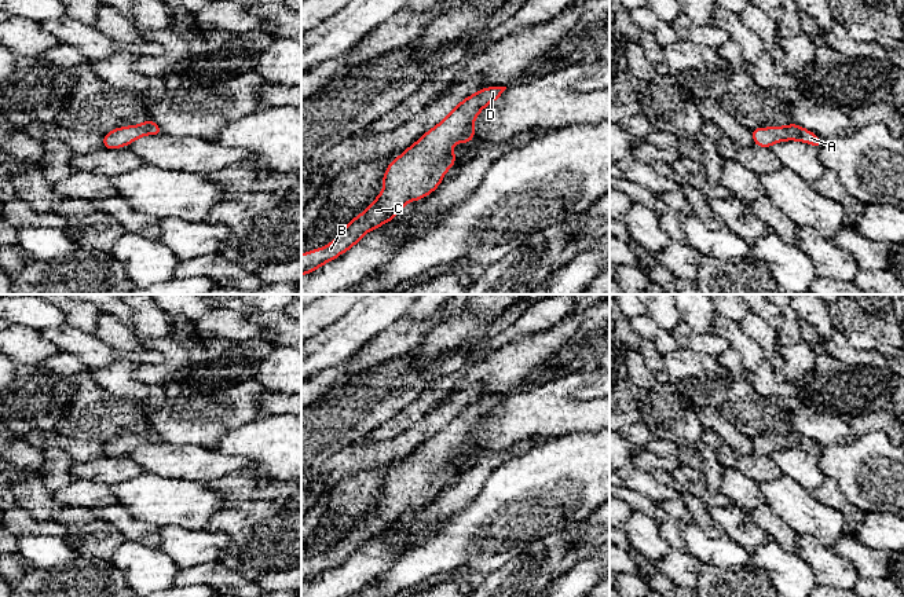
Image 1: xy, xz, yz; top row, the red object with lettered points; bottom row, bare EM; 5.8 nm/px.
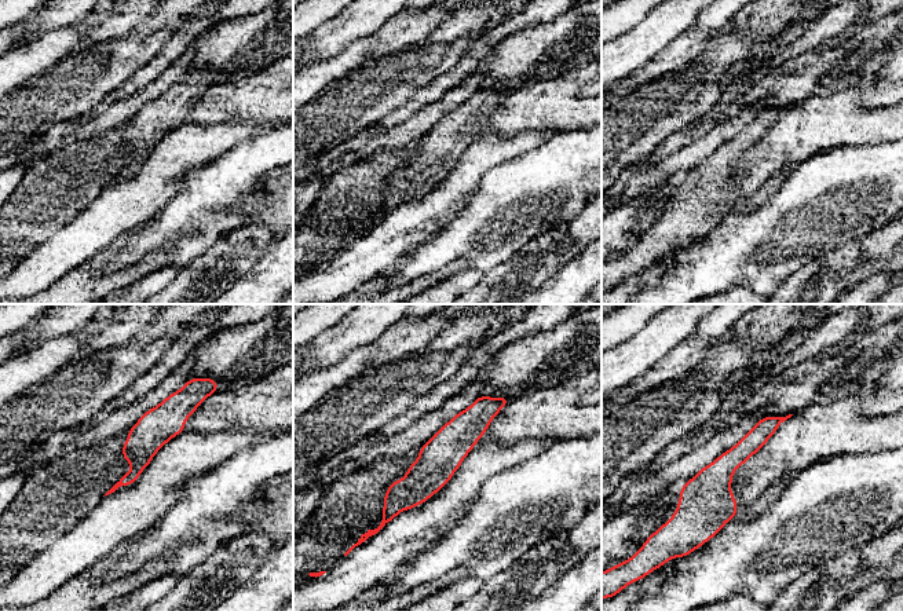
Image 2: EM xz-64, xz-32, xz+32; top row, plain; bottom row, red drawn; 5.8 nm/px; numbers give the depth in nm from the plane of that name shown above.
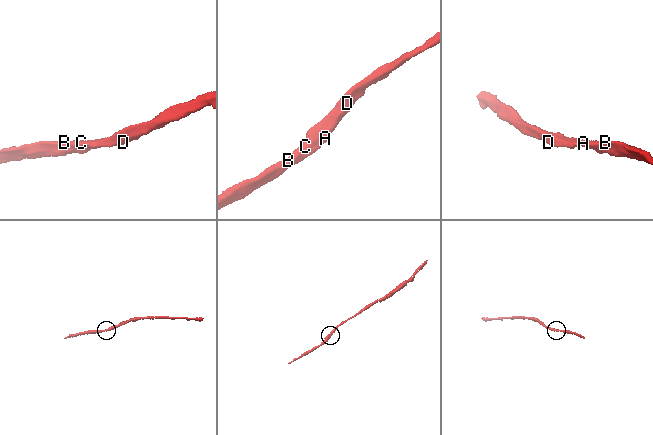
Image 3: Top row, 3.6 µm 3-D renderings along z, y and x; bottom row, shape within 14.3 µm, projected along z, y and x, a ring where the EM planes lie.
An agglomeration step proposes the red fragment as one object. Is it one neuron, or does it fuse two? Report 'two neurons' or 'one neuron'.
one neuron

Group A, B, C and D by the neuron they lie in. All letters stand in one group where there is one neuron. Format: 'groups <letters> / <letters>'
groups A B C D

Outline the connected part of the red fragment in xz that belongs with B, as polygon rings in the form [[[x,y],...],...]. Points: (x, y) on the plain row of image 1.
[[[490,395],[477,399],[457,413],[436,435],[425,440],[413,454],[406,457],[396,468],[391,469],[384,486],[384,498],[378,505],[345,536],[334,549],[325,556],[310,558],[301,563],[301,583],[311,582],[351,557],[362,545],[381,535],[384,531],[394,528],[399,519],[410,509],[418,509],[438,497],[444,481],[455,472],[457,462],[451,459],[455,451],[469,451],[475,444],[473,431],[477,422],[490,411],[501,404],[506,395]]]

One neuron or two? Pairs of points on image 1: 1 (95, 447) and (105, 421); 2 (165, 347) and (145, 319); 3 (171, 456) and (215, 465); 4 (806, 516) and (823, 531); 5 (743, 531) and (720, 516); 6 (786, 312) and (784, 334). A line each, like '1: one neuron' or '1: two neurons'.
1: two neurons
2: two neurons
3: one neuron
4: one neuron
5: one neuron
6: one neuron

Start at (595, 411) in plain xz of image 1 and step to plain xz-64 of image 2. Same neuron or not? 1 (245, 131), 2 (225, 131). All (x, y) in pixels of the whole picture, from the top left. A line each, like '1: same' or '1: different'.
1: different
2: different

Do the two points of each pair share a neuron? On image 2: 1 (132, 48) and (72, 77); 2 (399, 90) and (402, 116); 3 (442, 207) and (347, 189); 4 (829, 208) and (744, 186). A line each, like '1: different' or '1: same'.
1: same
2: different
3: different
4: different

